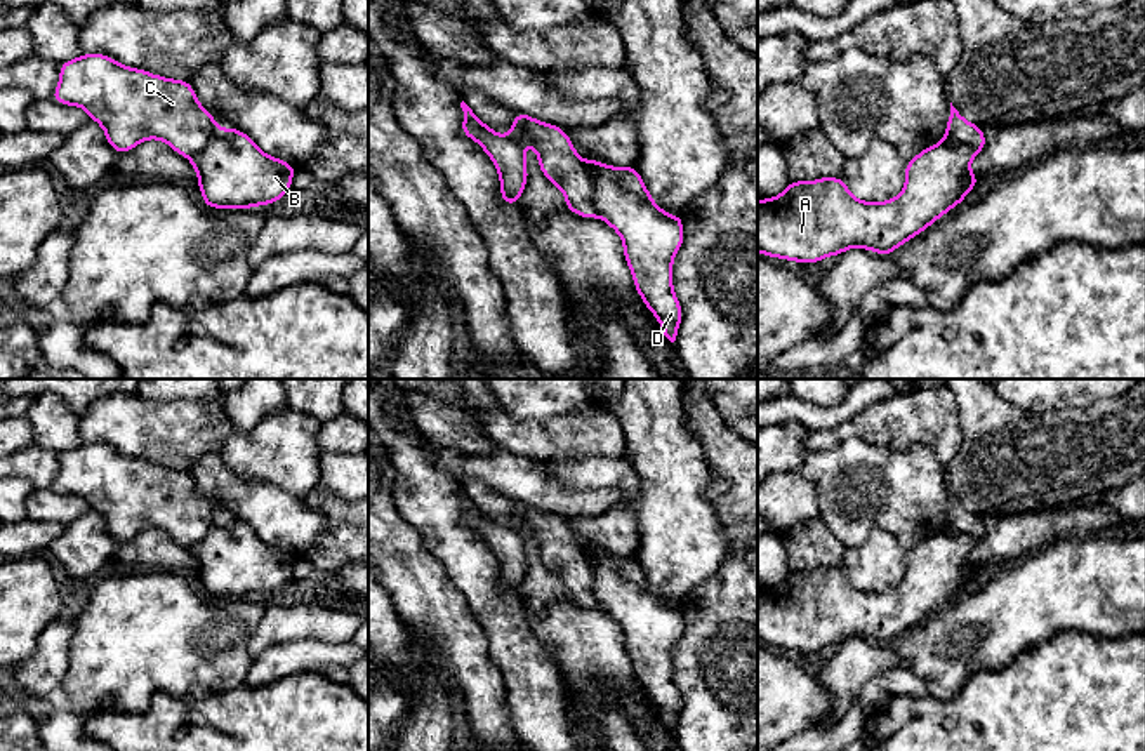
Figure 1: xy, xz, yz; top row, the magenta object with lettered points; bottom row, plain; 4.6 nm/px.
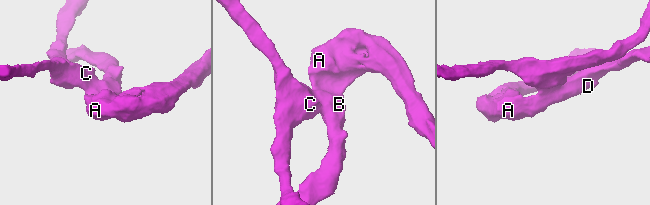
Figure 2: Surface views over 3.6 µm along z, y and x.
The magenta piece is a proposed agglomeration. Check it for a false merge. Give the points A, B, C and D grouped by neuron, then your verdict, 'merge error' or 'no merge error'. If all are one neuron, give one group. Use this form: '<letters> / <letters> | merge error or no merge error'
A B D / C | merge error

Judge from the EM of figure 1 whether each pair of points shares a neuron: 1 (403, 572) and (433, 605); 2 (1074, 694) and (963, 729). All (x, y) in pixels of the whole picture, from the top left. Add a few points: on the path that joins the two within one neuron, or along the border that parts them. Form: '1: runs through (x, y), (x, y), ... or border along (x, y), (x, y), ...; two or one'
1: runs through (412, 581), (424, 597); one
2: runs through (1046, 720), (991, 720); one

